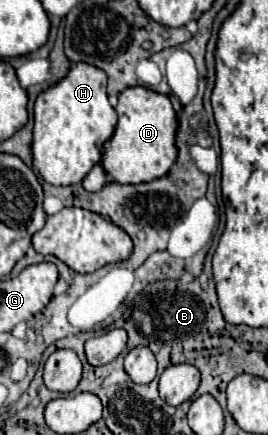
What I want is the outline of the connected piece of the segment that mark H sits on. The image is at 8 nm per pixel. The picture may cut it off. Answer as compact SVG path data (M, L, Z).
M75 63L63 81L37 97L33 117L33 167L51 185L81 183L101 163L103 145L117 125L117 113L107 99L107 75L93 65Z

